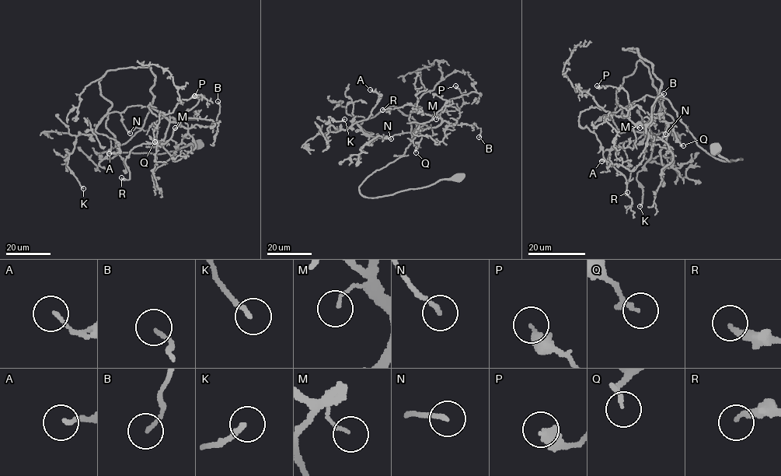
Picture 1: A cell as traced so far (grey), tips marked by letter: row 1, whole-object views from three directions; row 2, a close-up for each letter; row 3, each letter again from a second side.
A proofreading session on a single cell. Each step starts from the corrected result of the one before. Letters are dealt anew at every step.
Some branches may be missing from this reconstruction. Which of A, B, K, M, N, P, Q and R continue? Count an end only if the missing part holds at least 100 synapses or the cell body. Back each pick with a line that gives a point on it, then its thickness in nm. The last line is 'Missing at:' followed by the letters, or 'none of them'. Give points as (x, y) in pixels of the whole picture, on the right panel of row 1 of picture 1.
Missing at: none of them

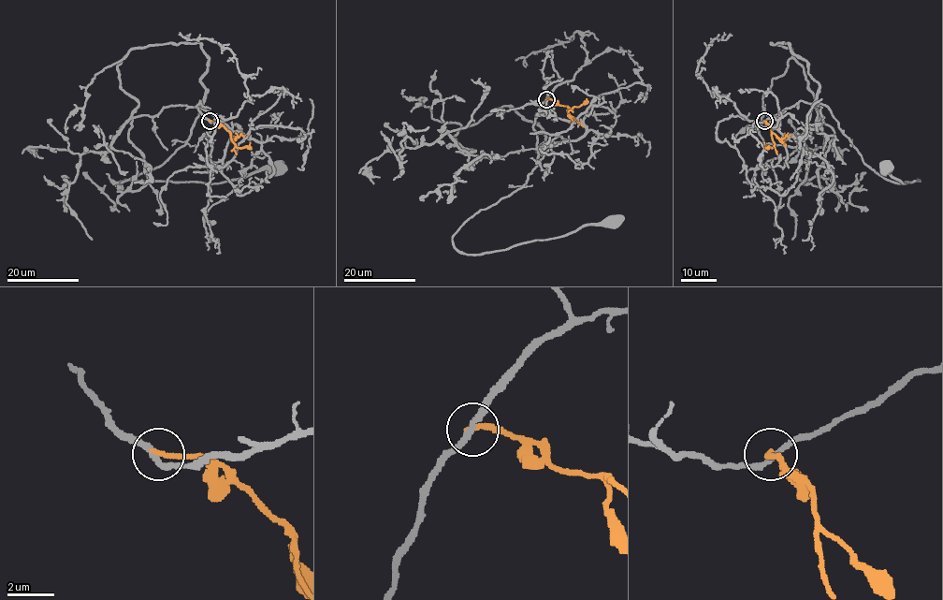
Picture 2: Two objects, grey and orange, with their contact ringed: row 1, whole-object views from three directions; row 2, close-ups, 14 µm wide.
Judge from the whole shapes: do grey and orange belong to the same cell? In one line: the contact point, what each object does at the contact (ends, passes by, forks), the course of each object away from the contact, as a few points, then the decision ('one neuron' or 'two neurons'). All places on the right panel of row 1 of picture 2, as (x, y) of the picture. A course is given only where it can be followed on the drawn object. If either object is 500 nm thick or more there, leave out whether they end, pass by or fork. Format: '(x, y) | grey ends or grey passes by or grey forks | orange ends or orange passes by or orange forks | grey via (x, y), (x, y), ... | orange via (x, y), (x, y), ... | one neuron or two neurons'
(764, 121) | grey passes by | orange ends | grey via (764, 121), (800, 101), (823, 104), (864, 163), (875, 172), (900, 183), (919, 181), (904, 183), (885, 168) | orange via (764, 121), (771, 127), (774, 145), (765, 147), (763, 142) | two neurons

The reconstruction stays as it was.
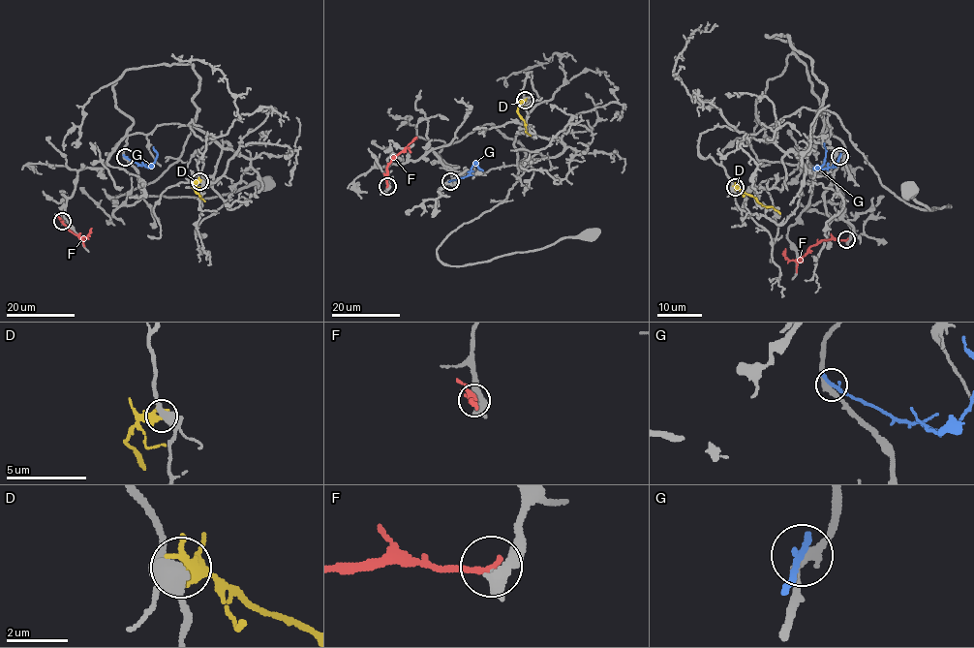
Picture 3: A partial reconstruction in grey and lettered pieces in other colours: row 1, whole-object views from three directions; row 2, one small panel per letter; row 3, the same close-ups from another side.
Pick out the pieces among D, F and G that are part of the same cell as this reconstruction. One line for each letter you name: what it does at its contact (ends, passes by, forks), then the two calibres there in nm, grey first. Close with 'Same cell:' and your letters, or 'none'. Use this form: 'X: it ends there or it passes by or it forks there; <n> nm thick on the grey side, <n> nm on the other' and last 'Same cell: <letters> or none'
Same cell: none

